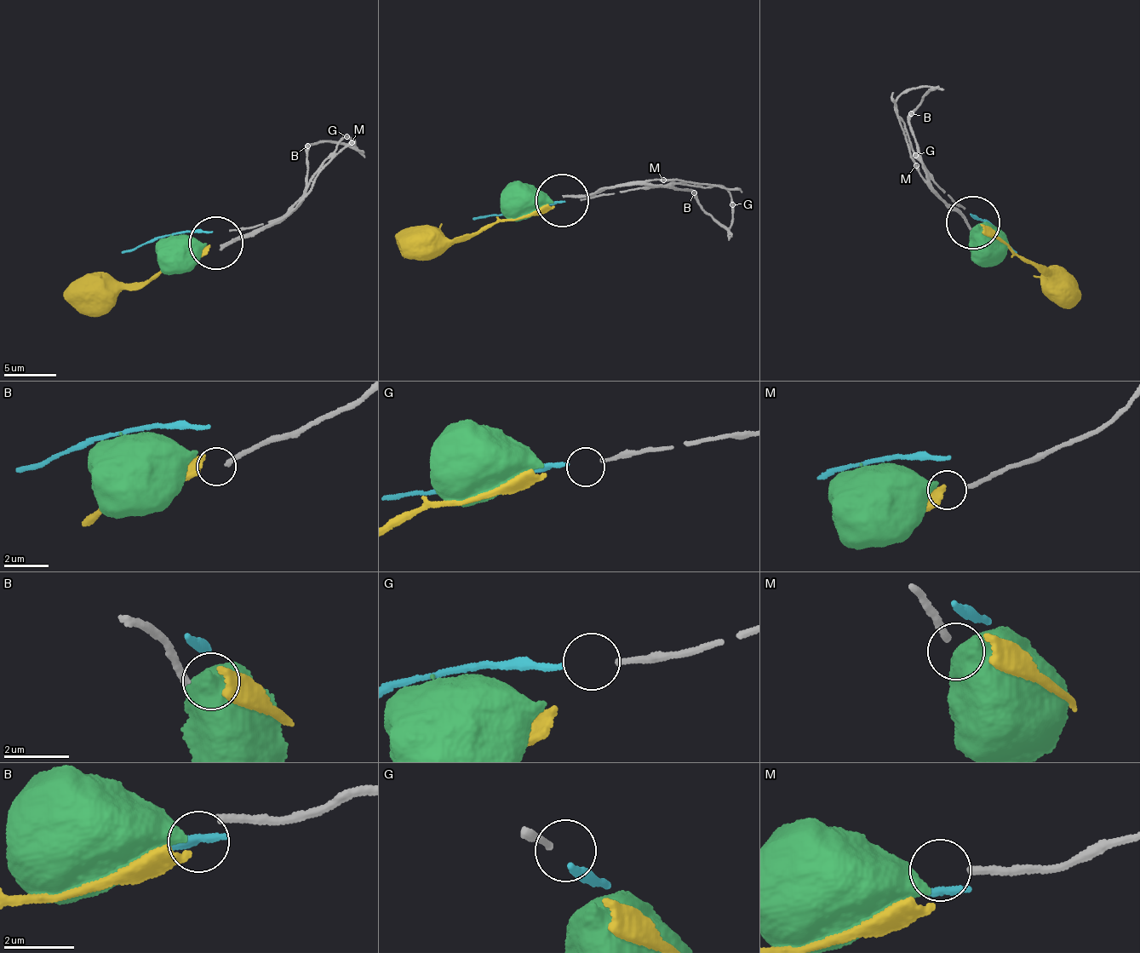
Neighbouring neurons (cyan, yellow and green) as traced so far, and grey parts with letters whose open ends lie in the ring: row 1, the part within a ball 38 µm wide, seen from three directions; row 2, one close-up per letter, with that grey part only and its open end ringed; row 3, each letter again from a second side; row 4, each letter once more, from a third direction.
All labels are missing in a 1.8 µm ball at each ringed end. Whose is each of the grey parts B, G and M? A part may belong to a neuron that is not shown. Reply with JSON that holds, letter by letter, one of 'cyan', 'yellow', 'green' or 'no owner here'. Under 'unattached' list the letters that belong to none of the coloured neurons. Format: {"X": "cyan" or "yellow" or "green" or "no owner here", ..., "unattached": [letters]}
{"B": "yellow", "G": "cyan", "M": "no owner here", "unattached": ["M"]}

